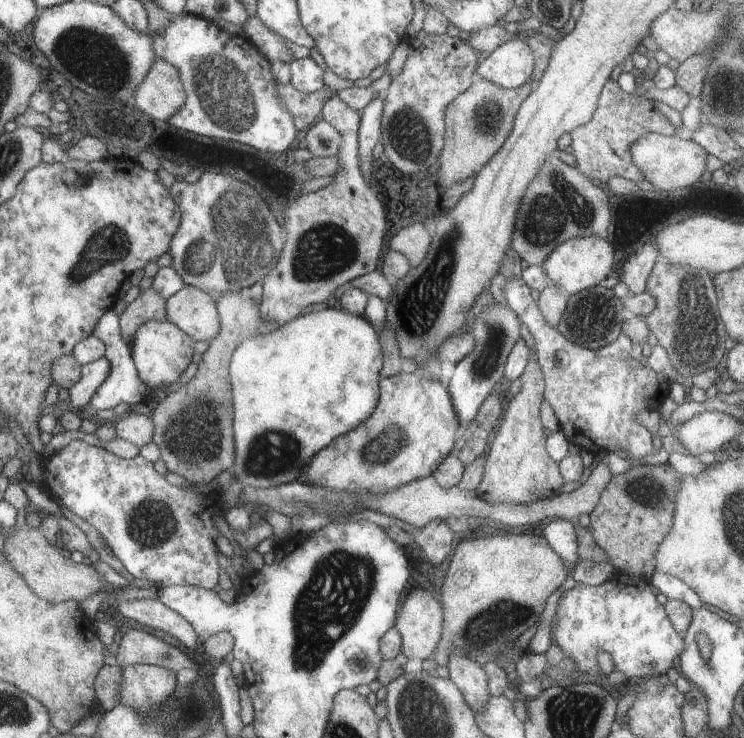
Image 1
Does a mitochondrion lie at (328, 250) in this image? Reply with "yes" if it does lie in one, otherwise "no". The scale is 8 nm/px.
yes

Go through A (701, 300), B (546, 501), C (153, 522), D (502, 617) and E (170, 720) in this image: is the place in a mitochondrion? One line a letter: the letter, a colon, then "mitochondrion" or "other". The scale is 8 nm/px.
A: mitochondrion
B: other
C: mitochondrion
D: mitochondrion
E: mitochondrion

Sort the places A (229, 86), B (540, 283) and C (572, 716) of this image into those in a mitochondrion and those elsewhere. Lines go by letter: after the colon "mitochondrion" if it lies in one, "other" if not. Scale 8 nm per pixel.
A: mitochondrion
B: other
C: mitochondrion

